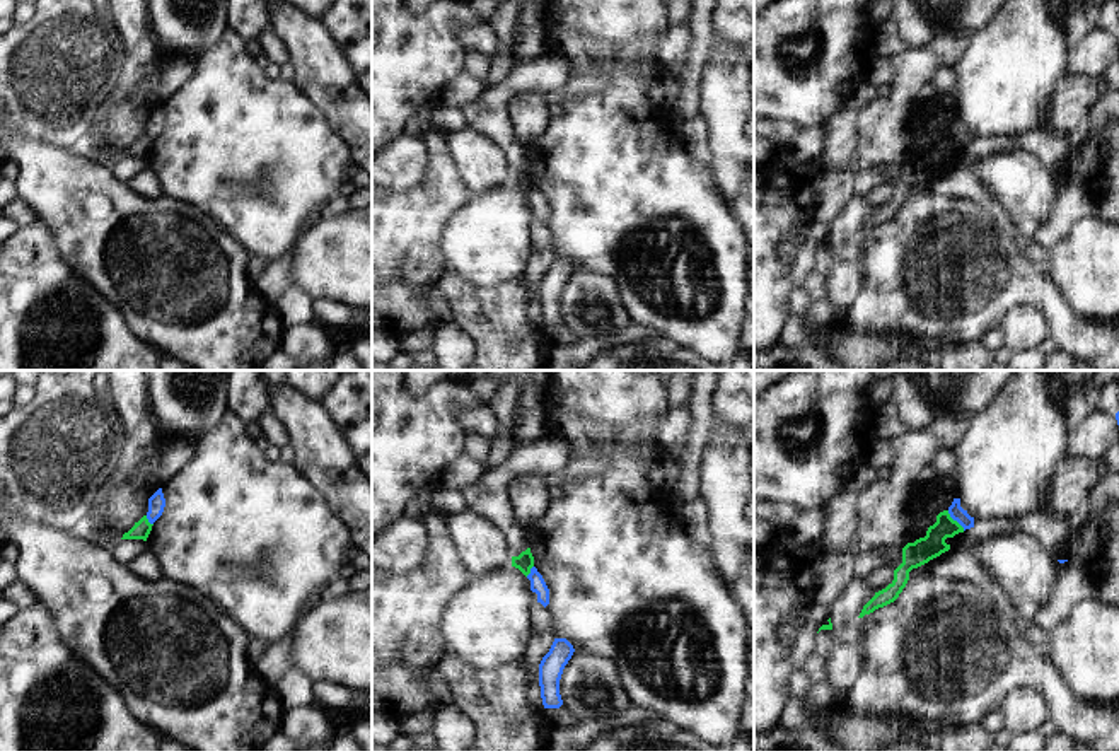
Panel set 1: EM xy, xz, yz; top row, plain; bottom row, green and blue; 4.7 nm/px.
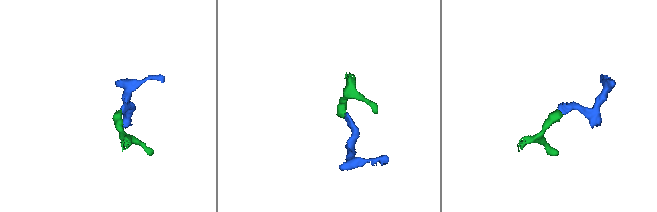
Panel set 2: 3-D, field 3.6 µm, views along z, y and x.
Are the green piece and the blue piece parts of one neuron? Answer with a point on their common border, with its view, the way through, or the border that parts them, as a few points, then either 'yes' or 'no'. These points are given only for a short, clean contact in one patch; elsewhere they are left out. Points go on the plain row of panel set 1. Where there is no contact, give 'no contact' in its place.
meets green in yz at (956, 139); border along yz (947, 128), (964, 147); no

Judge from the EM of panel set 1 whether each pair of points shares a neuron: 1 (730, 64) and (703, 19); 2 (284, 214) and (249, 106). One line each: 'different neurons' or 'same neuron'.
1: different neurons
2: same neuron

